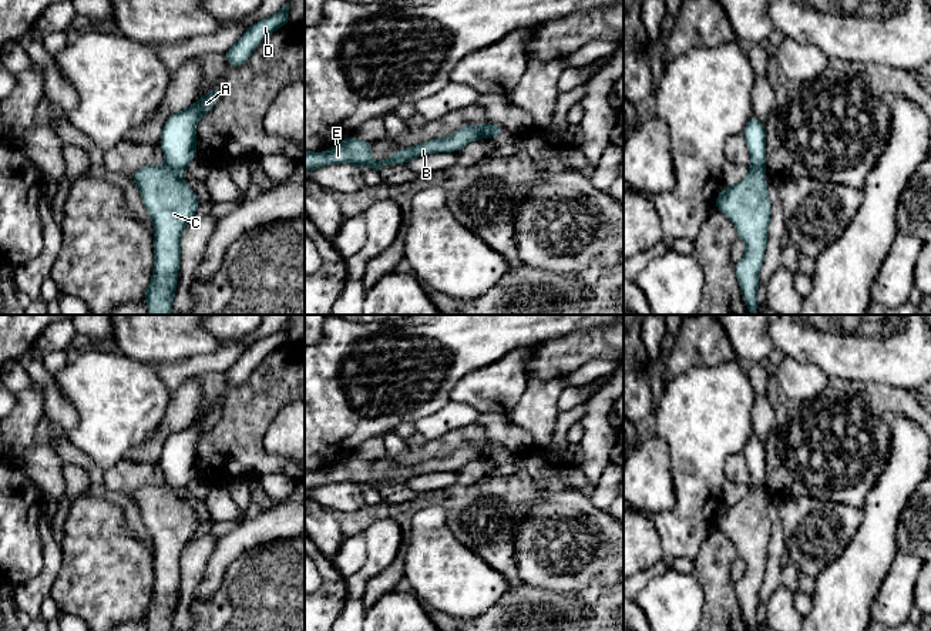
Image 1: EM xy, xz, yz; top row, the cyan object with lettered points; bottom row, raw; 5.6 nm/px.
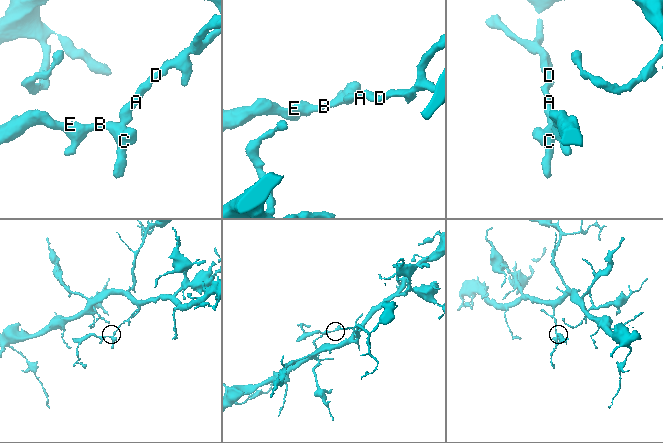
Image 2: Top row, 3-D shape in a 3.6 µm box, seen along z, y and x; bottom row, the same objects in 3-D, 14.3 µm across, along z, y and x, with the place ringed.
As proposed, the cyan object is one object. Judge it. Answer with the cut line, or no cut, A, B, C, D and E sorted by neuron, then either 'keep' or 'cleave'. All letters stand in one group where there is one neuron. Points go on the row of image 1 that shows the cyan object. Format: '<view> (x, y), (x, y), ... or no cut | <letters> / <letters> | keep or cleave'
xz (488, 123), (490, 136) | A D / B C E | cleave

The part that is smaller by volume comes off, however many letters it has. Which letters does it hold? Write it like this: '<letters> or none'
B, C, E

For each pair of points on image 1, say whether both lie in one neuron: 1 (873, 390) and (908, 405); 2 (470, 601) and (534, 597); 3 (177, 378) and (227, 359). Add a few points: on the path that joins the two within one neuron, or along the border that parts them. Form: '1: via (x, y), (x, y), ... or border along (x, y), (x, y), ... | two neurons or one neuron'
1: via (881, 399), (900, 402) | one neuron
2: border along (508, 587), (488, 608), (476, 616) | two neurons
3: via (190, 368), (214, 362) | one neuron

